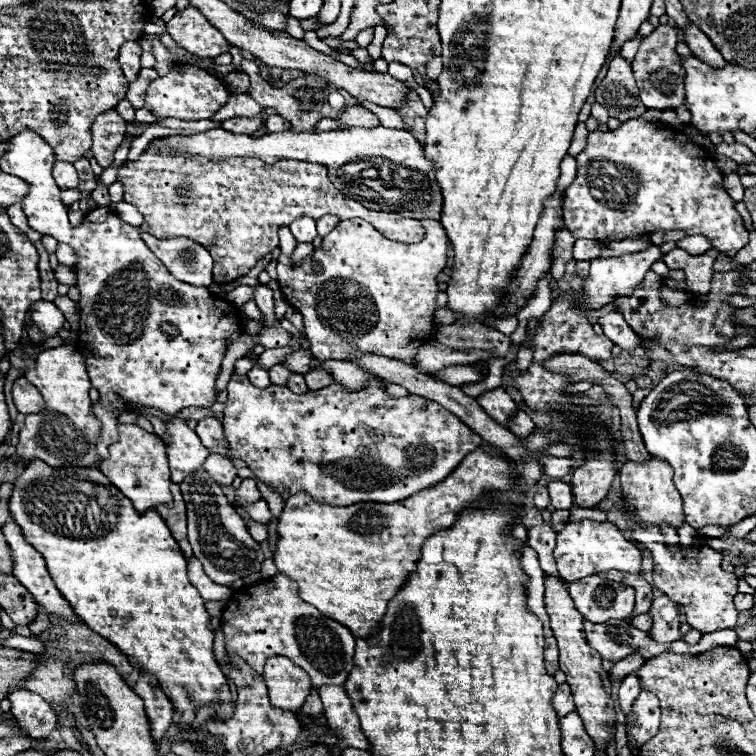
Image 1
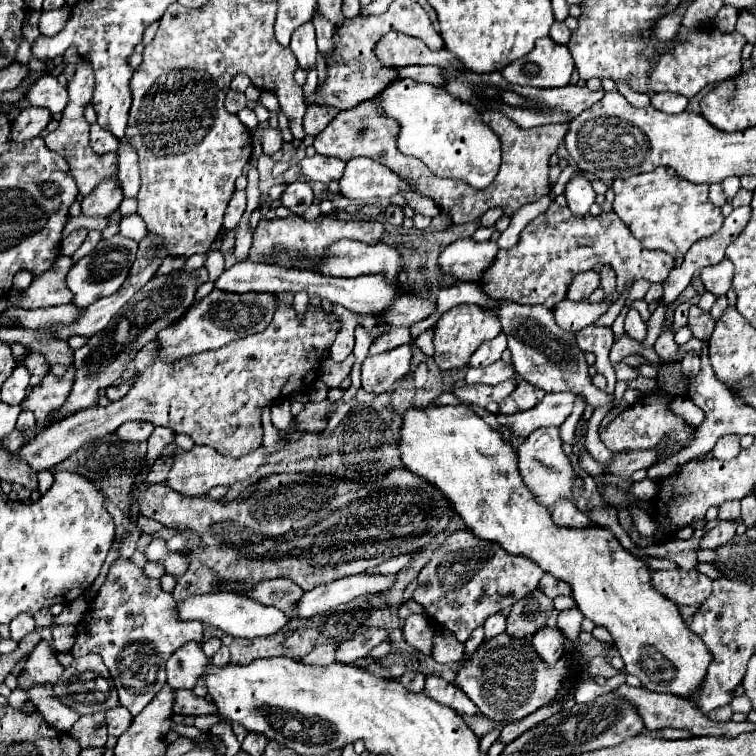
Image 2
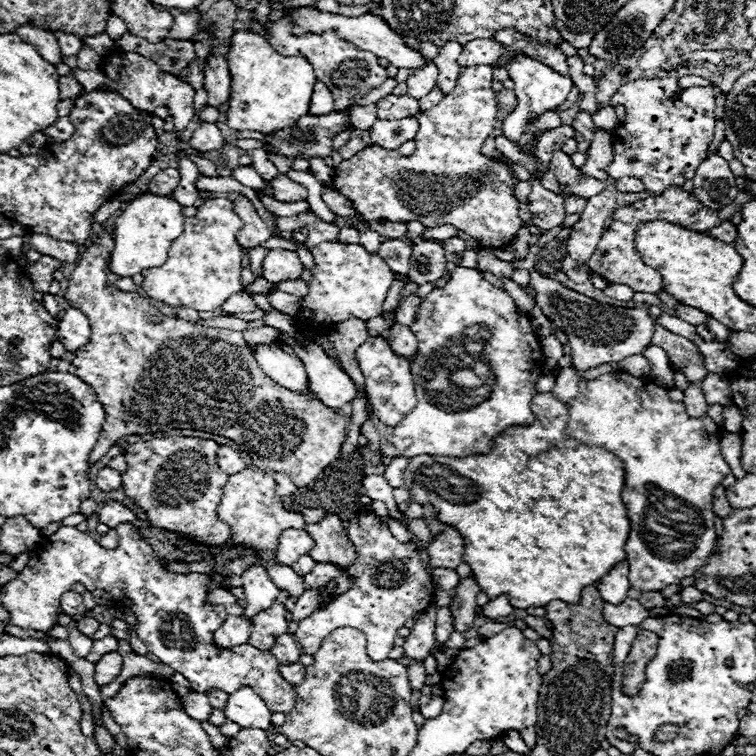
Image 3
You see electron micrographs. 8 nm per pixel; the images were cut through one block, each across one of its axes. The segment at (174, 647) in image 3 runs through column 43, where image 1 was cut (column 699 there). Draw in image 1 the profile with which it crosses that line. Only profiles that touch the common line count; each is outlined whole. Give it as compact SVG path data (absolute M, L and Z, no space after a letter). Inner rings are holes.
M698 546L698 548L684 552L682 604L686 612L686 622L694 630L700 630L702 634L736 626L738 610L734 608L732 600L738 594L738 576L732 572L724 572L720 562L722 562L722 554L708 546Z

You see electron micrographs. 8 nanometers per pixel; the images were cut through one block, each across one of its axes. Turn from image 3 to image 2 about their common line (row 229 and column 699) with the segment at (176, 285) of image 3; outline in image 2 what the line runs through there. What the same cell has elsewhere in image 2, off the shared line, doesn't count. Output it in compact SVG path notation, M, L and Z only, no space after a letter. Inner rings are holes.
M666 168L638 174L612 184L616 194L614 212L626 222L632 234L648 246L648 250L668 252L672 258L684 258L692 244L720 230L724 216L718 206L708 200L708 186L694 184L680 176L670 176Z

